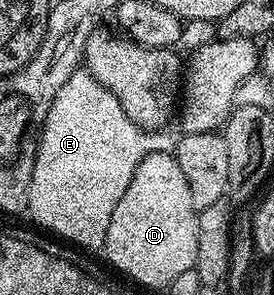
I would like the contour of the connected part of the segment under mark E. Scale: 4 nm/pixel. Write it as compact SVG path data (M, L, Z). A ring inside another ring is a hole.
M87 68L76 70L70 79L66 79L62 91L54 97L54 103L46 115L36 143L34 171L30 179L30 191L26 206L27 216L37 221L41 230L71 243L84 251L103 250L106 239L106 227L110 227L110 215L114 215L114 207L118 207L118 199L126 195L126 187L134 179L138 165L146 155L166 153L173 148L173 138L167 137L164 131L149 131L138 127L122 111L122 103L108 88Z

